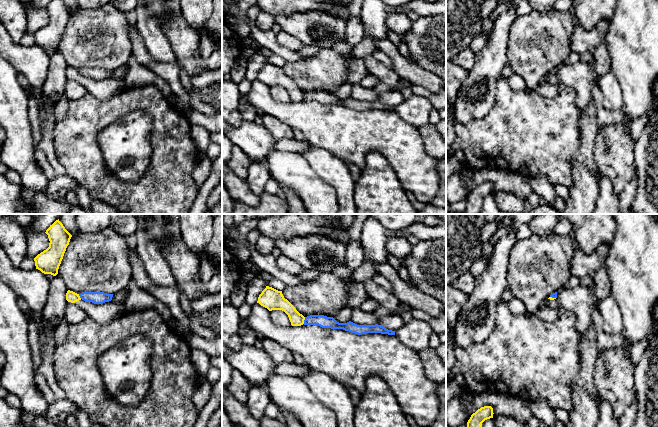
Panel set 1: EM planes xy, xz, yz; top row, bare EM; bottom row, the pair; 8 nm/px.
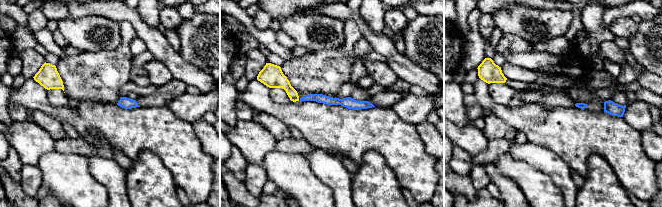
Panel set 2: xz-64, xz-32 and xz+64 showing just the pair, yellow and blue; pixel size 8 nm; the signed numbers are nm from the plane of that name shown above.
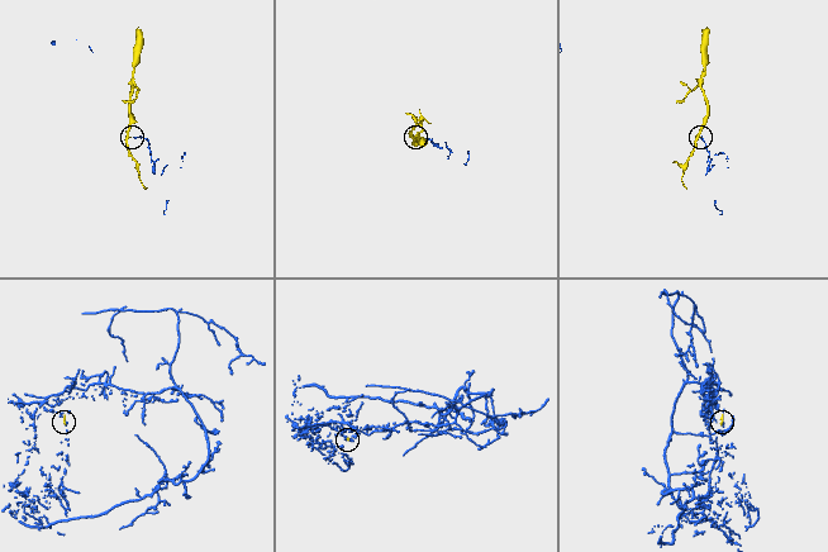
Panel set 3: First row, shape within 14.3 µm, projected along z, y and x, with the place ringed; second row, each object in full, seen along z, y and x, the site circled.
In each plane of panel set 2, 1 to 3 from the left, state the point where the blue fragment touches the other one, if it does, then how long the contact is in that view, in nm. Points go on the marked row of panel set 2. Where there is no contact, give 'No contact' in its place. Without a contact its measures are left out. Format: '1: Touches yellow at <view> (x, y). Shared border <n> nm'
1: No contact
2: No contact
3: No contact

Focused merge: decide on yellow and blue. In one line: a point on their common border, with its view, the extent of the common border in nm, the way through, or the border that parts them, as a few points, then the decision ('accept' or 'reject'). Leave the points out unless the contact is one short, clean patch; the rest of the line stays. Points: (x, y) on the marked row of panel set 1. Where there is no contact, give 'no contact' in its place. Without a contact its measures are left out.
contact xz (304, 319); length 60 nm; border xz (305, 317), (303, 323); reject

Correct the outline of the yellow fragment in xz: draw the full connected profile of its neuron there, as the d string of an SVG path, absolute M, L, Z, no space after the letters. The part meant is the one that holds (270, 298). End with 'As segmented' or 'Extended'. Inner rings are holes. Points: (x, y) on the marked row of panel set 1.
M266 286L259 295L257 303L267 308L269 311L284 311L288 315L292 326L301 326L304 324L305 317L300 314L287 299L284 298L282 291Z. As segmented

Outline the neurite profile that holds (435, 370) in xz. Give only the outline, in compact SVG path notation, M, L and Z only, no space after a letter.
M428 347L418 353L424 366L426 377L437 384L444 382L446 380L446 365L438 357L435 349Z

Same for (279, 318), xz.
M282 310L270 311L270 318L271 318L272 322L278 327L292 326L288 315Z

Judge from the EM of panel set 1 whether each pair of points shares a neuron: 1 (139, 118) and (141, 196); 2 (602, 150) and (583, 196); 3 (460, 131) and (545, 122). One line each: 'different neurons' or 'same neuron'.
1: different neurons
2: different neurons
3: same neuron

